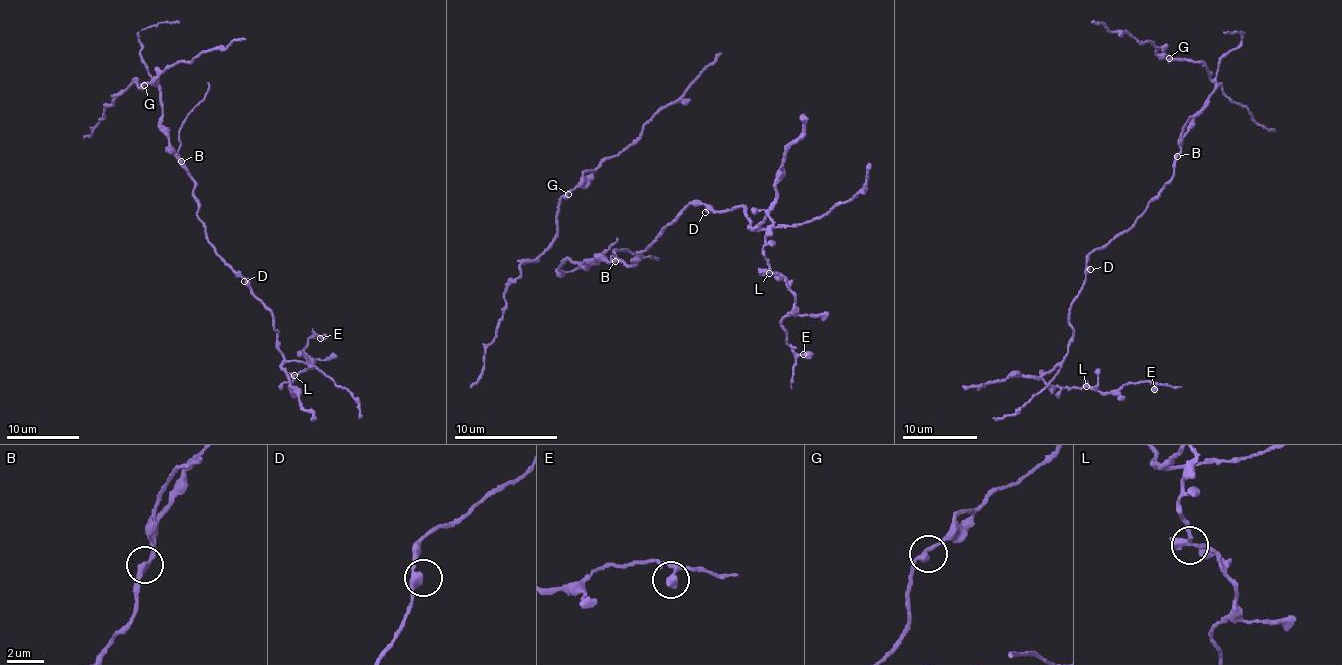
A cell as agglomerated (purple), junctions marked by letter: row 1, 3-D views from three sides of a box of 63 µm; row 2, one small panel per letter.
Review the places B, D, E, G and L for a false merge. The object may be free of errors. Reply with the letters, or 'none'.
B

